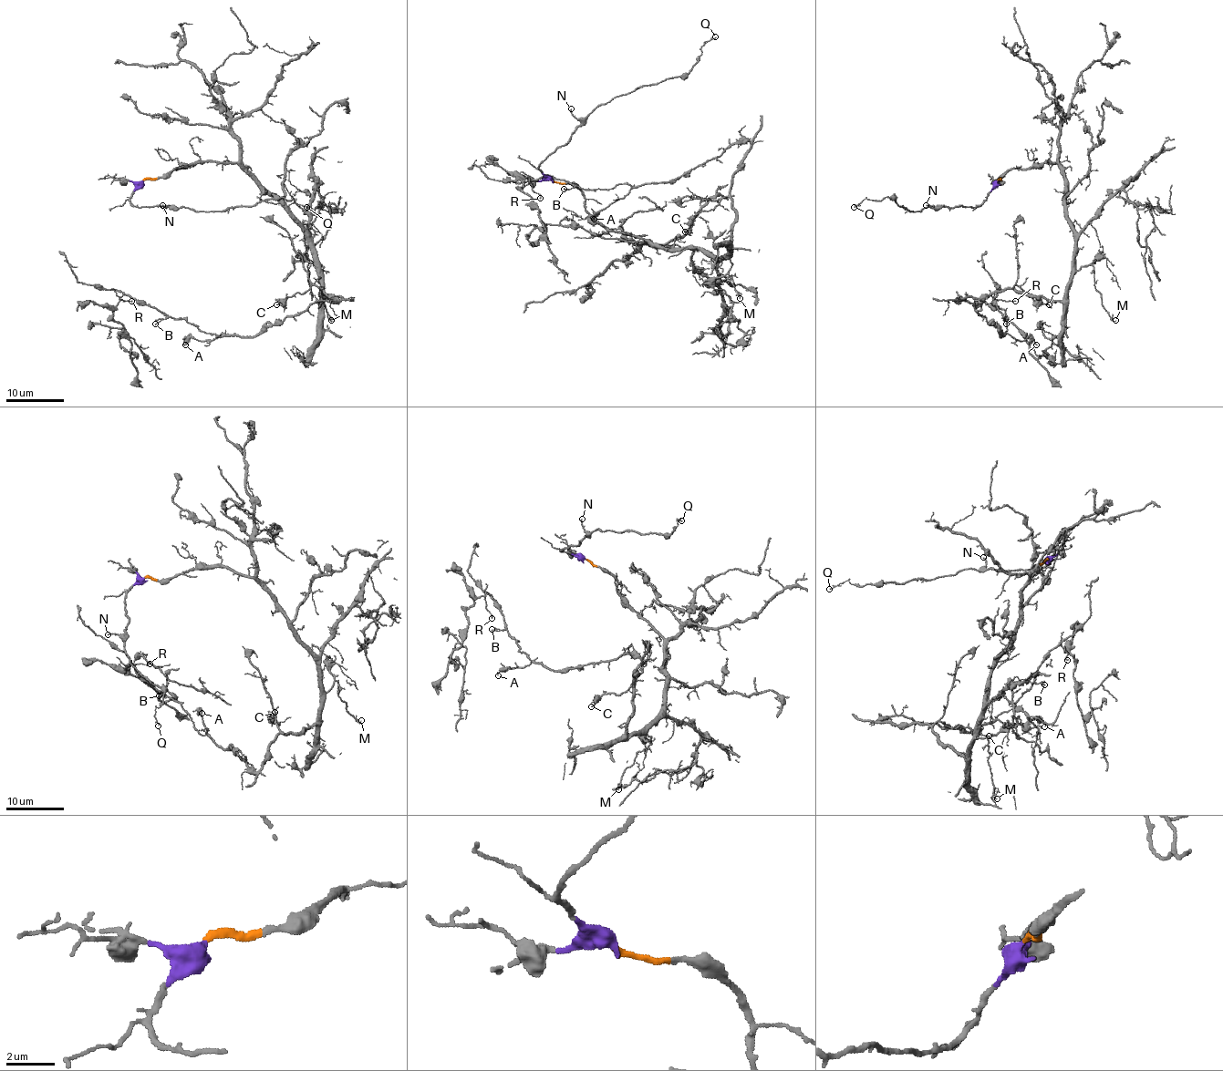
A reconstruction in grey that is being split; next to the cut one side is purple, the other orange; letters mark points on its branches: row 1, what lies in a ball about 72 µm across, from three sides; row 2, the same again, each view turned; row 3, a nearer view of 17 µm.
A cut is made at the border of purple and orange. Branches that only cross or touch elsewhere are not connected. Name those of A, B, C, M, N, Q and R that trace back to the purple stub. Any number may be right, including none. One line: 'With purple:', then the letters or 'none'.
With purple: N, Q

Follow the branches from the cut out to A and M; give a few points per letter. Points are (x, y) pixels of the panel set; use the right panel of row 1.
A: (997, 180), (1048, 161), (1063, 179), (1073, 229), (1066, 293), (1002, 289), (959, 301), (1000, 335), (1036, 344)
M: (997, 180), (1010, 169), (1056, 164), (1065, 218), (1073, 229), (1075, 269), (1093, 266), (1103, 308), (1116, 320)

